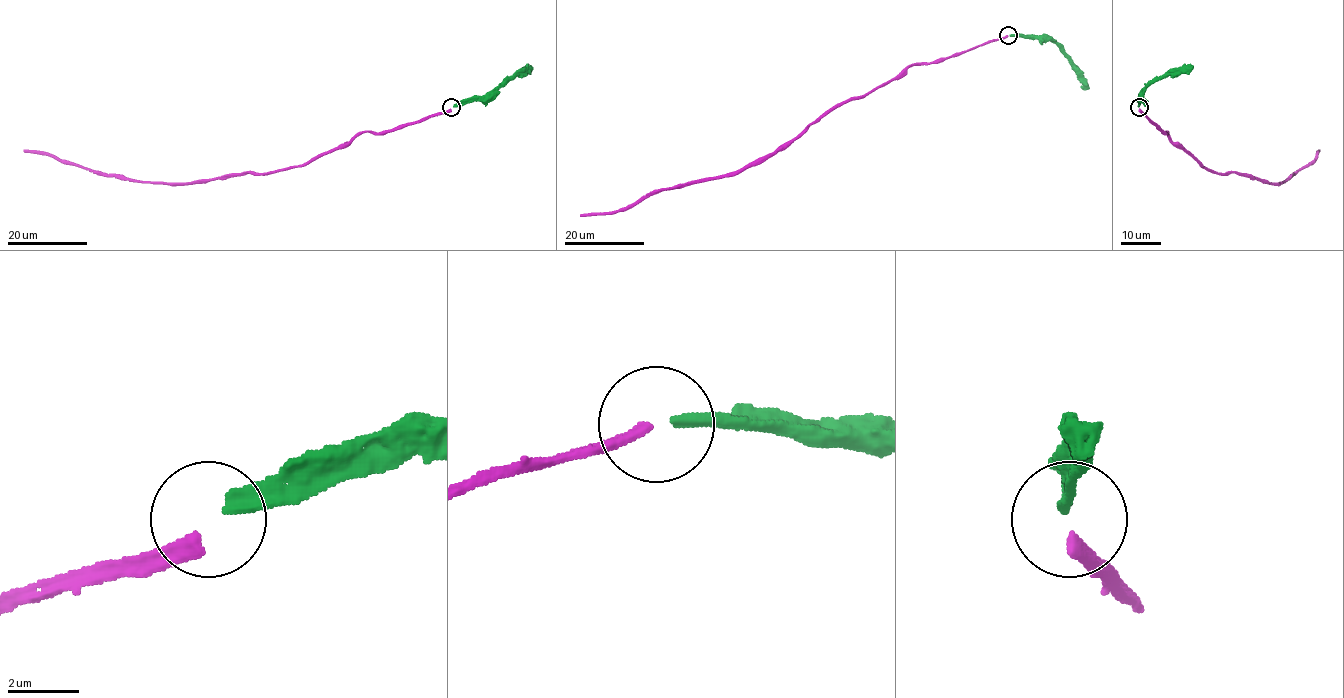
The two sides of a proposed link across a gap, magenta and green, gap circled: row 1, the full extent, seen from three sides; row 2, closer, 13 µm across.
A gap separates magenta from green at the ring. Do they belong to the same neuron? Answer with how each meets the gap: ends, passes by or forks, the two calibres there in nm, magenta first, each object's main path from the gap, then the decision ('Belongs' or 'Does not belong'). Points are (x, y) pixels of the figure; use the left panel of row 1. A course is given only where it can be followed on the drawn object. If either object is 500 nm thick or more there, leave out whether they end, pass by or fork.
At the ring magenta ends. At the ring green ends. Thickness 400 nm (magenta) against 360 nm. Course of magenta: (450, 109), (389, 131), (357, 133), (347, 143), (303, 165), (186, 183), (141, 182), (94, 173), (23, 150). Course of green: (453, 107), (483, 100), (531, 66). Does not belong

